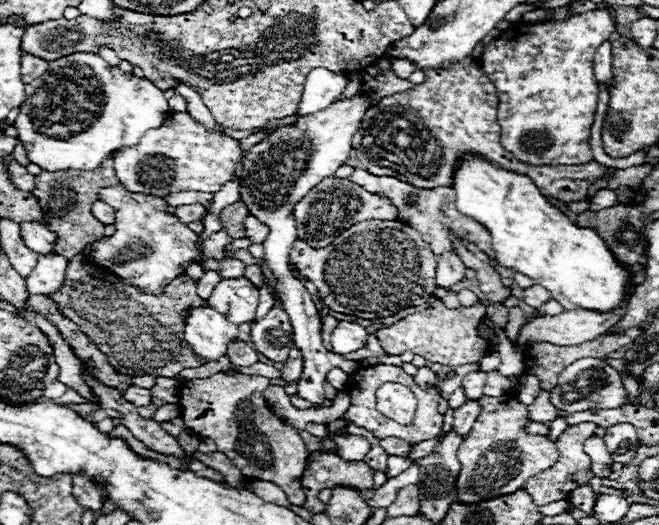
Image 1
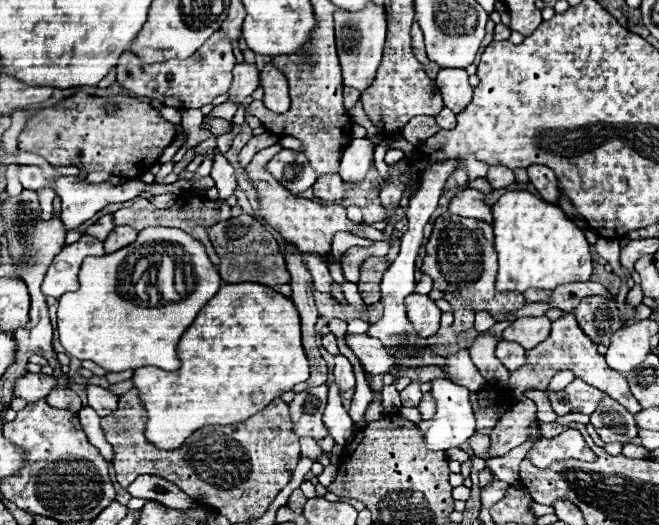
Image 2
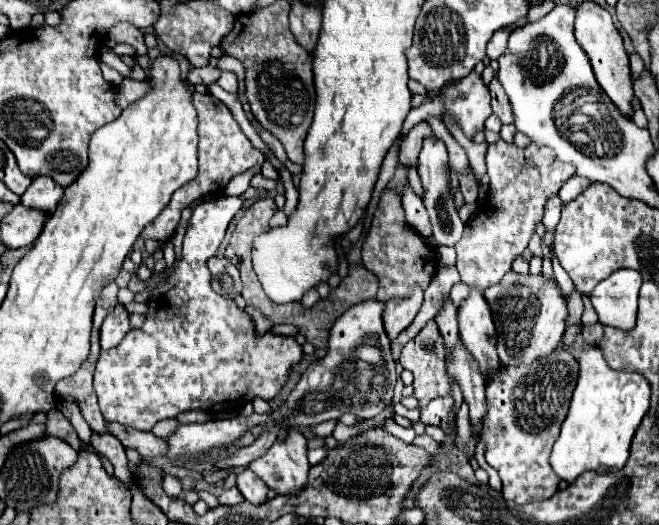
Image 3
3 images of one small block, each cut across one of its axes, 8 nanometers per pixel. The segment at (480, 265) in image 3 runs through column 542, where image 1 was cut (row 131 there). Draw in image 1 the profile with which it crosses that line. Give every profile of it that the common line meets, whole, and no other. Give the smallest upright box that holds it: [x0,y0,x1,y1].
[112,112,242,198]

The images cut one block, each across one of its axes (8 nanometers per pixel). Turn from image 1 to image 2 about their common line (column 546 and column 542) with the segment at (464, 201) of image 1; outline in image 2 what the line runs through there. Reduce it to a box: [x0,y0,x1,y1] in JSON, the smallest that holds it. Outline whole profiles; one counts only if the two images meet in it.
[492,192,590,294]

